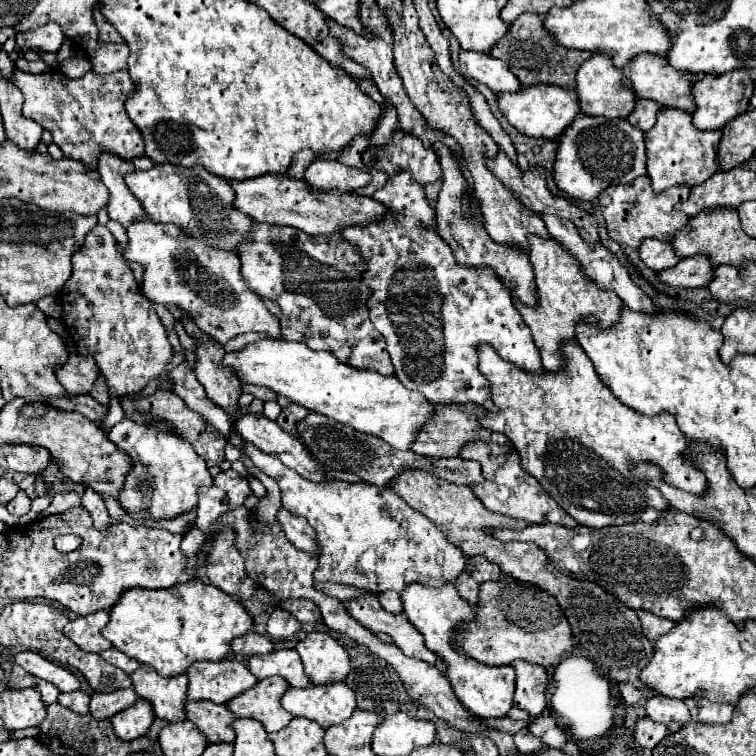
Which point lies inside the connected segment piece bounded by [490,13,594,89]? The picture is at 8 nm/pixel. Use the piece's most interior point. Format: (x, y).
(533, 55)

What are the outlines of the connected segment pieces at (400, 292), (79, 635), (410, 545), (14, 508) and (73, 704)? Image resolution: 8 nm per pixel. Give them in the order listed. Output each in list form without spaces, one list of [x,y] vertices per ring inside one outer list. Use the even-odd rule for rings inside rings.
[[[400,173],[388,177],[386,185],[372,195],[376,201],[388,207],[388,215],[380,219],[380,223],[368,223],[368,227],[346,227],[342,237],[358,247],[364,259],[362,281],[370,287],[370,297],[366,301],[370,321],[386,339],[386,351],[396,369],[396,377],[404,387],[412,391],[420,391],[432,403],[476,403],[488,411],[494,411],[494,403],[490,399],[490,387],[486,377],[478,371],[478,343],[490,343],[496,353],[516,363],[526,371],[540,371],[542,361],[534,339],[516,311],[508,287],[496,277],[492,269],[472,269],[456,263],[450,245],[438,235],[436,227],[436,211],[432,203],[426,199],[424,187],[418,185],[412,175]]]
[[[96,611],[84,617],[76,617],[72,619],[66,627],[64,627],[64,635],[76,643],[82,651],[92,651],[92,653],[100,653],[106,651],[108,647],[112,647],[112,643],[108,643],[100,629],[108,623],[108,613],[106,611]]]
[[[244,443],[244,455],[252,459],[254,467],[278,483],[282,507],[306,517],[316,529],[316,539],[322,547],[318,553],[318,569],[314,571],[316,581],[354,585],[378,595],[388,589],[402,593],[410,583],[440,587],[442,583],[454,583],[458,573],[464,571],[464,553],[454,547],[426,515],[414,511],[388,487],[346,481],[314,483],[290,467],[284,467],[274,455],[262,453],[252,443]]]
[[[18,491],[18,495],[8,503],[8,511],[18,517],[26,515],[30,511],[30,503],[32,503],[32,499],[24,491]]]
[[[70,691],[70,693],[60,693],[58,695],[58,703],[62,707],[68,707],[74,713],[86,715],[88,713],[88,705],[90,705],[90,697],[86,691]]]

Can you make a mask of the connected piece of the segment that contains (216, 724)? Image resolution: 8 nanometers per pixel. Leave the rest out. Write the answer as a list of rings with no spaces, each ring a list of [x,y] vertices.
[[[188,701],[186,703],[186,717],[200,729],[200,733],[210,743],[232,743],[232,723],[236,715],[226,705],[208,703],[208,701]]]

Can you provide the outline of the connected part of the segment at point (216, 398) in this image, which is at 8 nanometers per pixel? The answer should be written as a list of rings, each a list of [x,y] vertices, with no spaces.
[[[198,341],[196,349],[198,365],[194,369],[198,381],[206,389],[206,395],[216,407],[228,411],[230,419],[234,421],[240,413],[238,399],[242,395],[240,381],[236,379],[234,371],[220,365],[220,359],[224,357],[224,349],[214,341]]]

